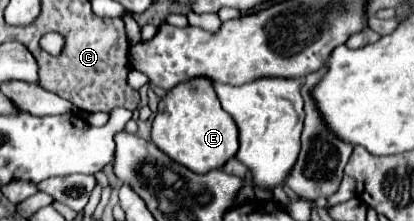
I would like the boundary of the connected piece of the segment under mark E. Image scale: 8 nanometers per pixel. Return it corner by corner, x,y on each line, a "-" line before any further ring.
197,77
173,87
161,101
151,129
153,143
177,163
189,167
195,173
207,173
219,169
231,159
237,149
237,125
231,115
221,107
213,81
209,77

